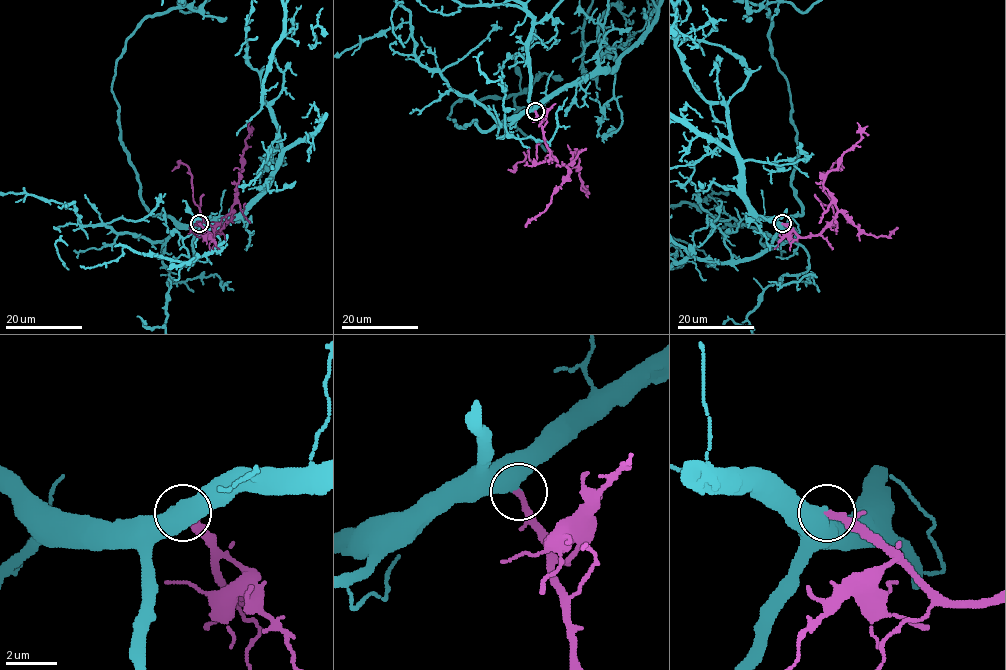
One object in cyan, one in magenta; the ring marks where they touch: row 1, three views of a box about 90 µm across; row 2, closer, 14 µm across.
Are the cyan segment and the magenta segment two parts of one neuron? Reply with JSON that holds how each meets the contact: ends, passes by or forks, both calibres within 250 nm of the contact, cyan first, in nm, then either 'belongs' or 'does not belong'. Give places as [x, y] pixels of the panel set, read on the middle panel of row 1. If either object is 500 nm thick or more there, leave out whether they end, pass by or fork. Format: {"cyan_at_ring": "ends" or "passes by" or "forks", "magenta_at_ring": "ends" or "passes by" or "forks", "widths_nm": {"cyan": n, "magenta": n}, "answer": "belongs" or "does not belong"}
{"widths_nm": {"cyan": 550, "magenta": 260}, "answer": "belongs"}

